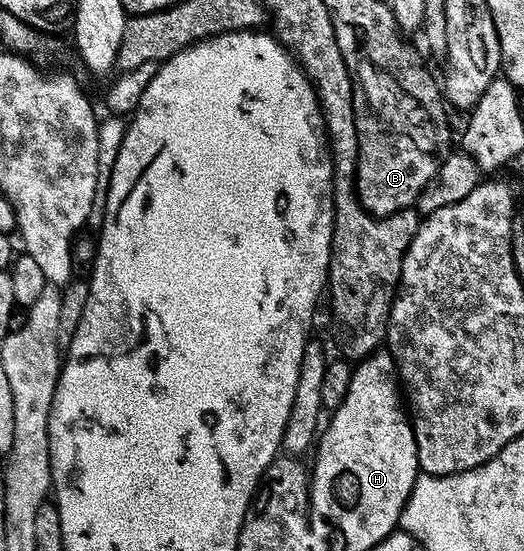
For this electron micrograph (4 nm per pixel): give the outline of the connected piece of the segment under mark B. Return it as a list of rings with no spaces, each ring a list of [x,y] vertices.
[[[365,154],[357,161],[355,193],[357,201],[375,218],[390,218],[393,214],[416,207],[423,191],[431,185],[439,173],[439,162],[425,154]]]

